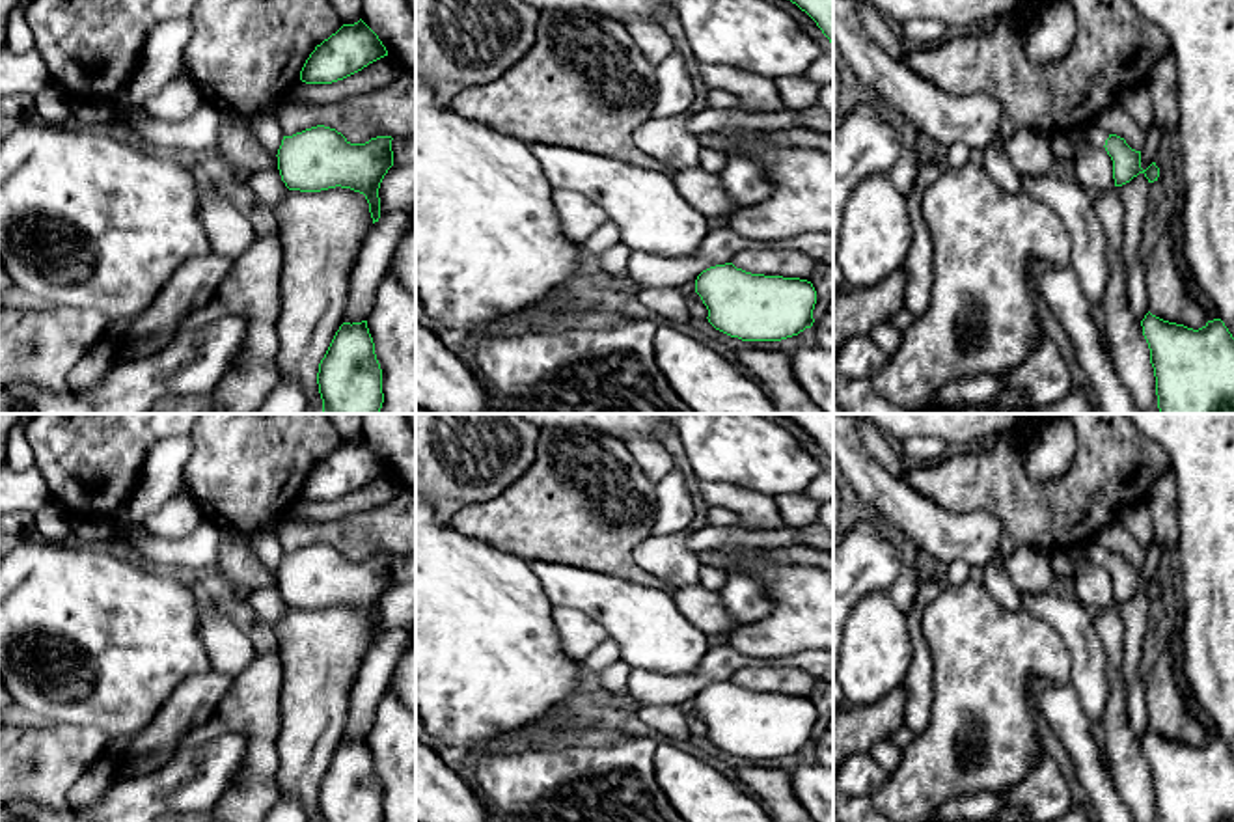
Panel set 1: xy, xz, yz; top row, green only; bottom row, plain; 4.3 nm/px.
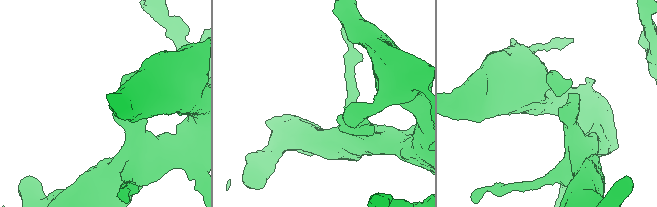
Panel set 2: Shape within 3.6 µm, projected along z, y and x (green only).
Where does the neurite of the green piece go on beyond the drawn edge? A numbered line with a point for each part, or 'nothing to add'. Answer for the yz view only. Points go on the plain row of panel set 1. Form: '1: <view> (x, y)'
1: yz (1096, 554)

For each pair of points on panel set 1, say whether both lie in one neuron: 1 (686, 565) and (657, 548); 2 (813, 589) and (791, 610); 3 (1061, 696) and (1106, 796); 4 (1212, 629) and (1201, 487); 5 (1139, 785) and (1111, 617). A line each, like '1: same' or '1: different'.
1: same
2: same
3: same
4: same
5: same

